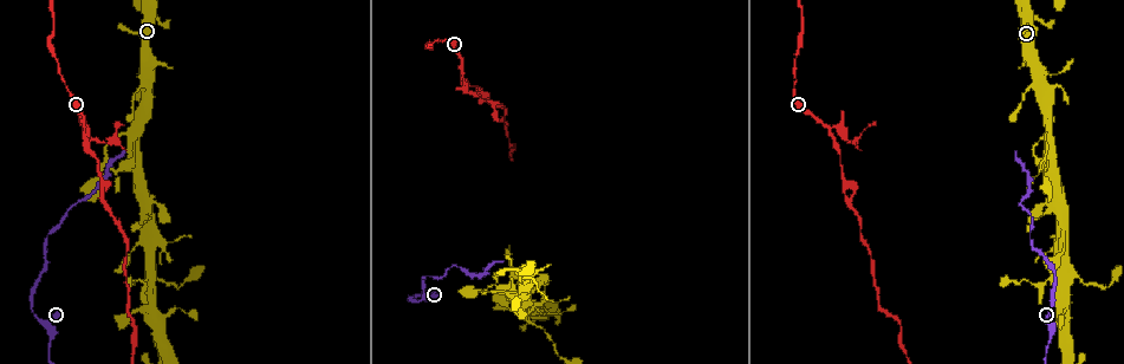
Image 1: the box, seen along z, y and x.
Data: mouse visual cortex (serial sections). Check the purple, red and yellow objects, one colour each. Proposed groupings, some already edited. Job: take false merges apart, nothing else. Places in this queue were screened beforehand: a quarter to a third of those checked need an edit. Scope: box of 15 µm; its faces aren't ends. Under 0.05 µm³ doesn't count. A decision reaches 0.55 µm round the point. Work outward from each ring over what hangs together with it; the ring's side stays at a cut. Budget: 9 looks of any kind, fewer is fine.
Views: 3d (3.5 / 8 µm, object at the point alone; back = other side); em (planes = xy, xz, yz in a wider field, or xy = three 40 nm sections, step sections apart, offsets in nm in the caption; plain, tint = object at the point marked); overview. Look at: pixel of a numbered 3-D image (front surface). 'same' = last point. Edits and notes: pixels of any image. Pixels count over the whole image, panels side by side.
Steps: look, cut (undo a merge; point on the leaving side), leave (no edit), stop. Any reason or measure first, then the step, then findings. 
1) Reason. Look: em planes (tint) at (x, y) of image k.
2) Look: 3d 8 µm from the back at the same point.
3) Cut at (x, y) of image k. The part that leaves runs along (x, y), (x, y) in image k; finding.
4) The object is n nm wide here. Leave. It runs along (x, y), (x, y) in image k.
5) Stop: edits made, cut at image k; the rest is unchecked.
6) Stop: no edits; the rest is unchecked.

Two arms at a narrow angle. Look: em xy step 3 (tint) at (85, 128) of image 1.

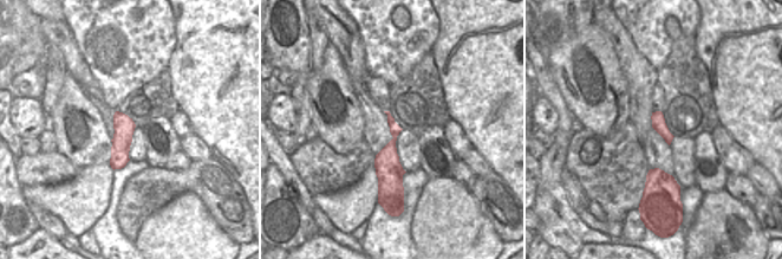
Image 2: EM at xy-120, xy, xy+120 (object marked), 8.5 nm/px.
Look: 3d 3.5 µm at the same point.

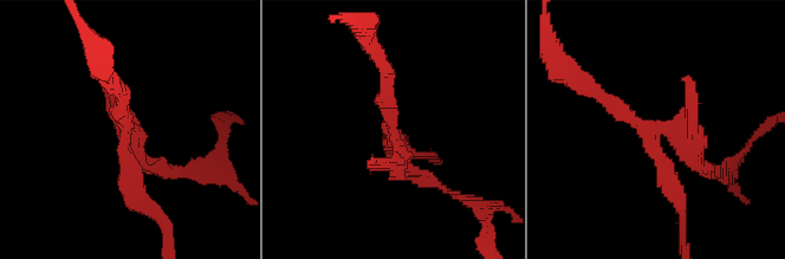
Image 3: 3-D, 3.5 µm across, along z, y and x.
Cut at (699, 129) of image 3. The part that leaves runs along (665, 133), (721, 173) in image 3; two cells meet here.

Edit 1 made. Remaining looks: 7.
Arms part here. Look: 3d 8 µm at (100, 185) of image 1.

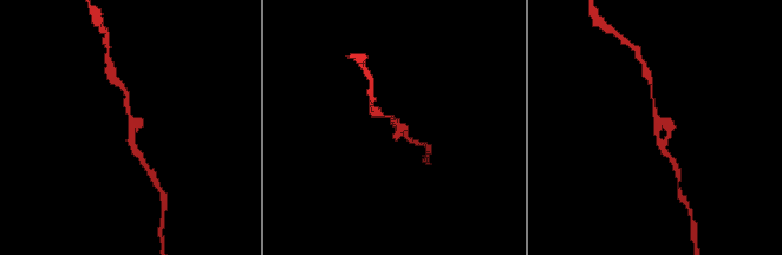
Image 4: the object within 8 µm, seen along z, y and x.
Shape alone is not enough. Look: em xy step 1 (tint) at (130, 123) of image 4.

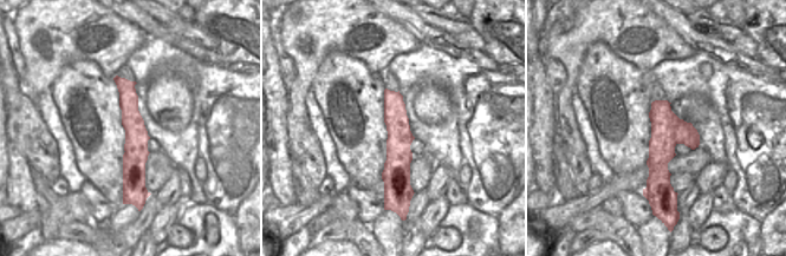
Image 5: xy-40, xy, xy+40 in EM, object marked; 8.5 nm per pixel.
Leave. It runs along (651, 90), (658, 141), (666, 154) in image 4; one cell here.

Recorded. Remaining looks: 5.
Sharp bend. Look: 3d 3.5 µm at (1043, 157) of image 1.

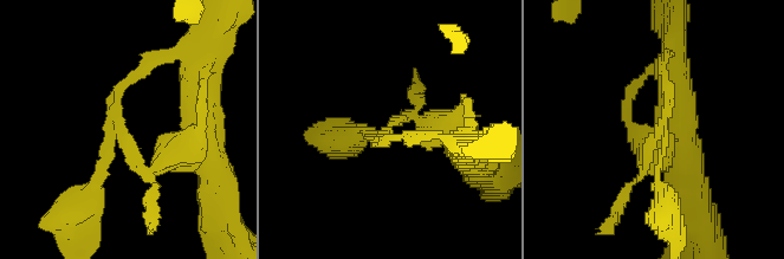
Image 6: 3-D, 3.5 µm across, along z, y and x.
The arms are 100, 150 nm wide; need the tissue. Look: em planes (tint) at (380, 136) of image 6.

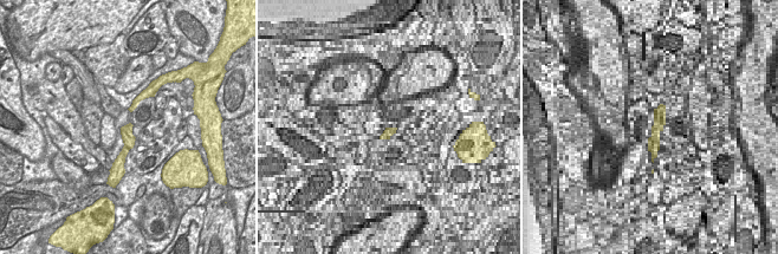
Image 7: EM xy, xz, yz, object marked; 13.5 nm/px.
Leave. One cell here.

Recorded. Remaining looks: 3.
Four-way junction. Look: 3d 3.5 µm from the back at (148, 275) of image 1.

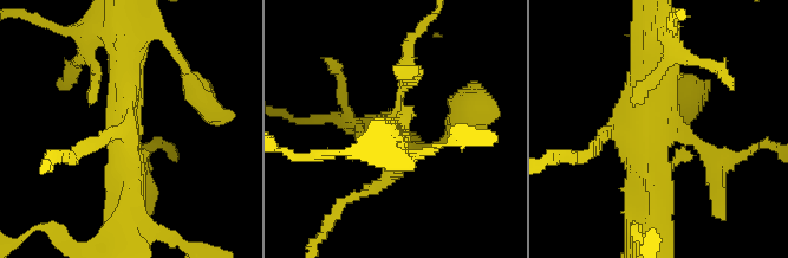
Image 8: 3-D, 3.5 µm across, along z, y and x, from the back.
4 arms meet here; the arms are 150, 150, 450, 450 nm wide. Look: em xy step 3 (tint) at (648, 128) of image 8.

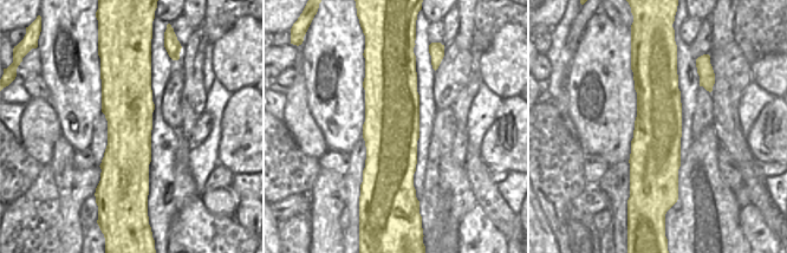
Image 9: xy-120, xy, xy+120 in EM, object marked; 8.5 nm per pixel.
Leave. It runs along (123, 50), (127, 213) in image 8; one cell here.

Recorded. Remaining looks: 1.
Stop: edits made, cut at image 3; the rest is unchecked.

